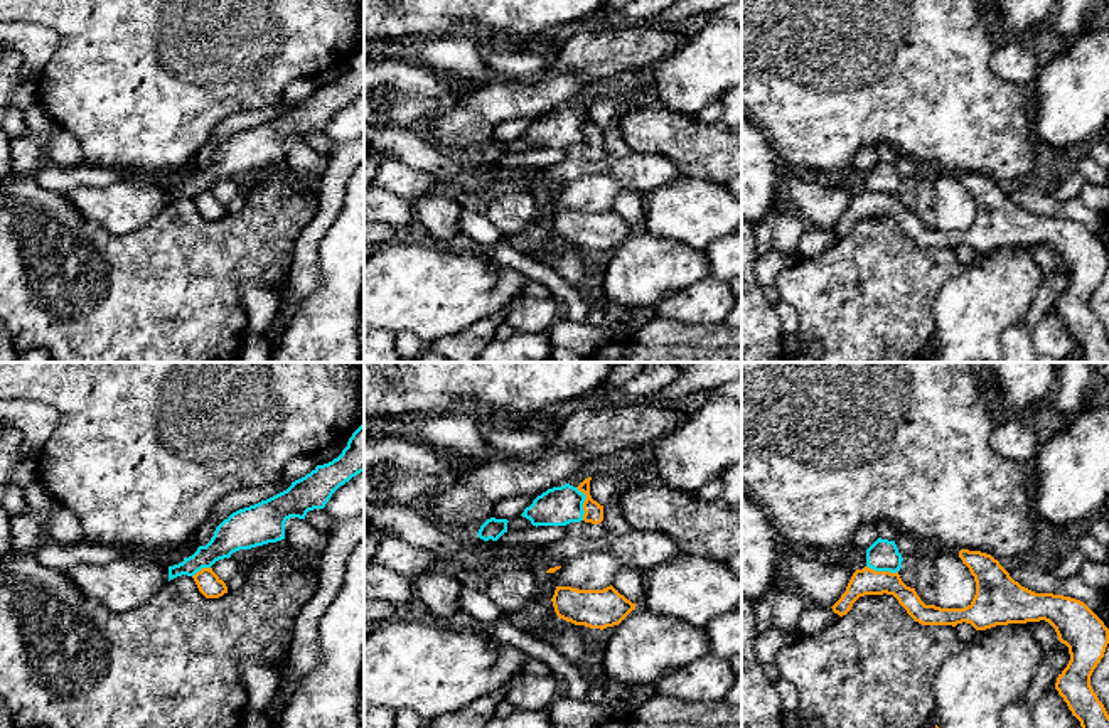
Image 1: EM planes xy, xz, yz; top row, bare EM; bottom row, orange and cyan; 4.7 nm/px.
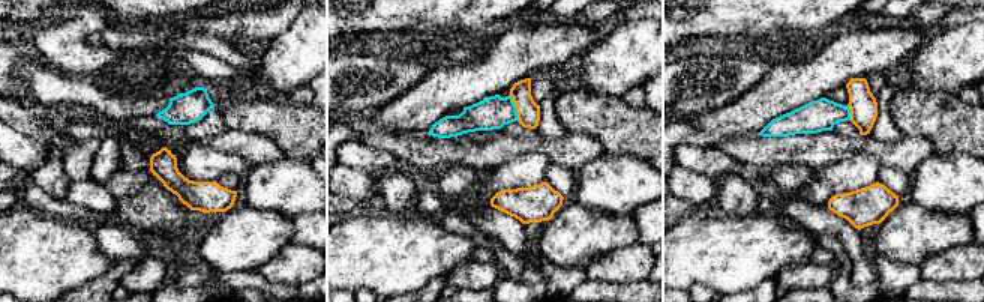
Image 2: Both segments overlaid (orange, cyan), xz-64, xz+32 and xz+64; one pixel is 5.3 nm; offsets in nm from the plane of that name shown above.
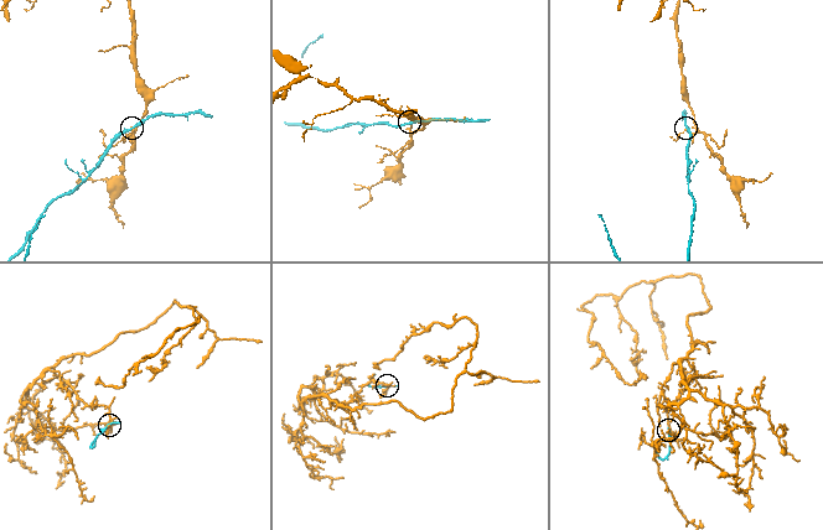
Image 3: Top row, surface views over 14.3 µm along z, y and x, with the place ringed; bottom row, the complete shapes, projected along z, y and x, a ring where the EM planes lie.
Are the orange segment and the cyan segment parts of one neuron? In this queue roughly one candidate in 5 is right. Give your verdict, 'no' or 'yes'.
no

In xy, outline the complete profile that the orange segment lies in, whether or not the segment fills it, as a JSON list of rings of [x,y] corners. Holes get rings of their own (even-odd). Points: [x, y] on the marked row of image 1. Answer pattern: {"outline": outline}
{"outline": [[[202,568],[192,578],[206,598],[219,598],[228,593],[226,583],[212,571],[212,568]]]}

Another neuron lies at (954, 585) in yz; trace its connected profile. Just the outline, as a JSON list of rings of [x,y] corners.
[[[940,548],[934,556],[935,607],[964,608],[976,595],[976,581],[959,551]]]

